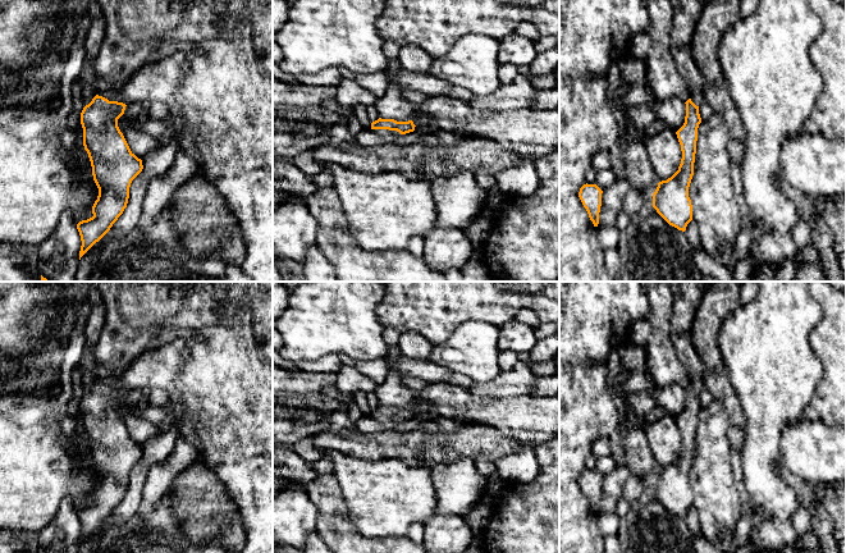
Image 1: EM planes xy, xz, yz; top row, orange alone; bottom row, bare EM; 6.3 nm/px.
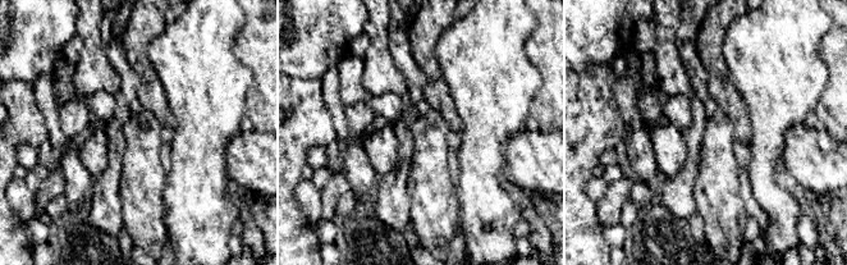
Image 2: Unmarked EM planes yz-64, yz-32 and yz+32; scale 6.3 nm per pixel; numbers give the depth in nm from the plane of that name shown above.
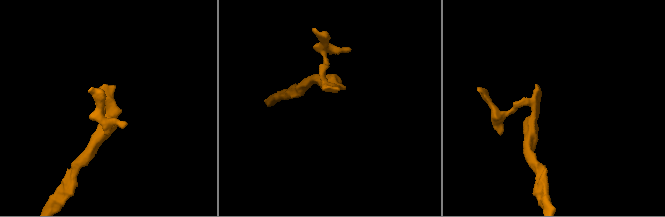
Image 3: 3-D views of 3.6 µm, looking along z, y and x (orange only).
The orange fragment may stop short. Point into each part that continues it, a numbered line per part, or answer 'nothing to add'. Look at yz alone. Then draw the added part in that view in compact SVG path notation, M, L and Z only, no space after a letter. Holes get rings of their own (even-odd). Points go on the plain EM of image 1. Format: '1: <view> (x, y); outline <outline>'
1: yz (687, 296); outline M704 282L668 283L673 293L671 338L673 341L674 352L689 374L691 388L699 393L705 388L705 366L694 347L691 325L705 292L712 285L705 285Z

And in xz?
1: xz (383, 419); outline M374 416L375 420L383 422L383 424L389 424L389 422L397 422L401 421L397 417L389 417L389 416Z

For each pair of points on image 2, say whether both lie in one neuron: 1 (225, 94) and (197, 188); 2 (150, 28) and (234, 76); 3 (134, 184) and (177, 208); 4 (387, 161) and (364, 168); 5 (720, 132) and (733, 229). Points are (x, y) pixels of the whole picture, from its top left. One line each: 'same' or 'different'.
1: same
2: different
3: different
4: different
5: same

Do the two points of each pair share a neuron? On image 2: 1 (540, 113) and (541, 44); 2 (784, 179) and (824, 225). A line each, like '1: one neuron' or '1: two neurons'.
1: one neuron
2: one neuron

